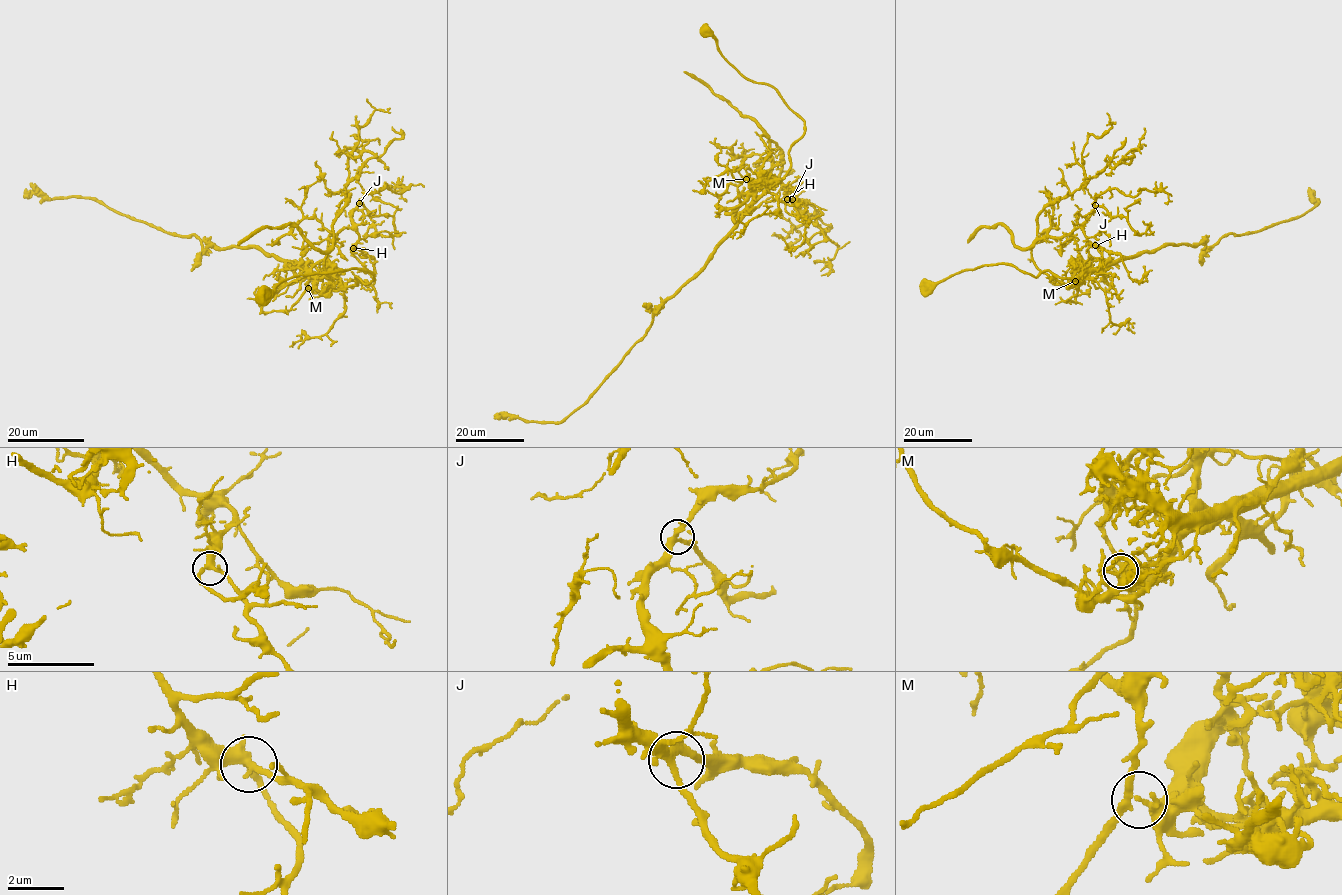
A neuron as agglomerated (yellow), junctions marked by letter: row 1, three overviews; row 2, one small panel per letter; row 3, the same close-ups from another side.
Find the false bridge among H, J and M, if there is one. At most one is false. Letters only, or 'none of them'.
M

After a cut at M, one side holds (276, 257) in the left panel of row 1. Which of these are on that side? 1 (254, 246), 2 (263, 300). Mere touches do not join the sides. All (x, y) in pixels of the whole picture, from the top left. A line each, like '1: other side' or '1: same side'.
1: same side
2: same side

